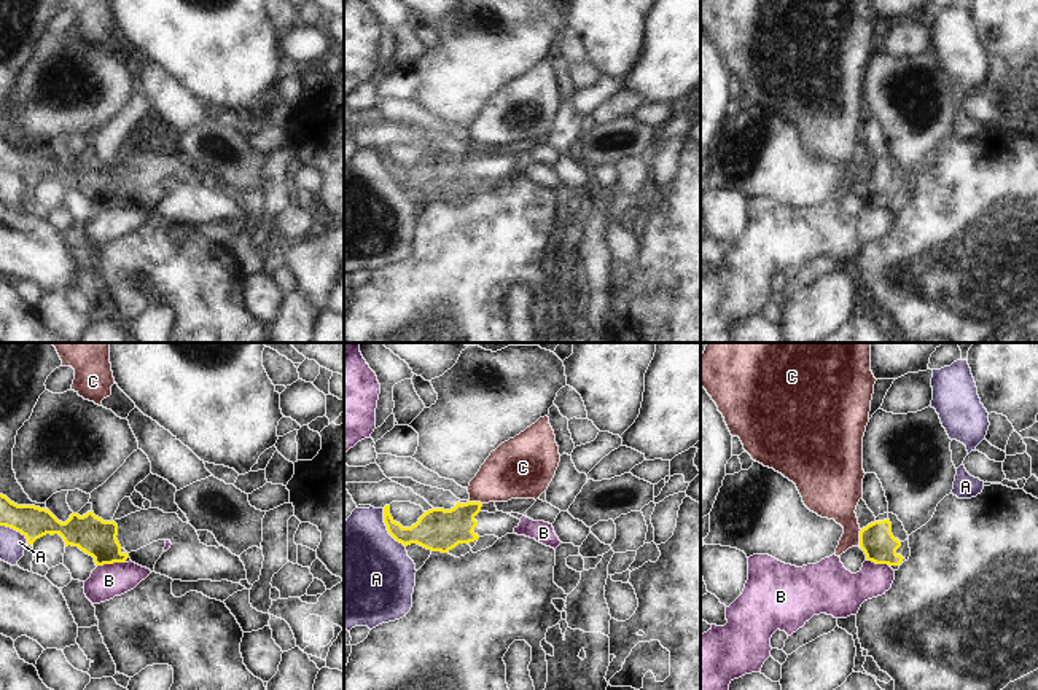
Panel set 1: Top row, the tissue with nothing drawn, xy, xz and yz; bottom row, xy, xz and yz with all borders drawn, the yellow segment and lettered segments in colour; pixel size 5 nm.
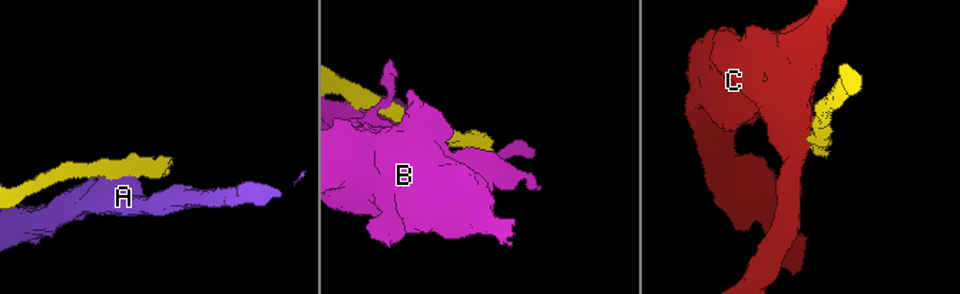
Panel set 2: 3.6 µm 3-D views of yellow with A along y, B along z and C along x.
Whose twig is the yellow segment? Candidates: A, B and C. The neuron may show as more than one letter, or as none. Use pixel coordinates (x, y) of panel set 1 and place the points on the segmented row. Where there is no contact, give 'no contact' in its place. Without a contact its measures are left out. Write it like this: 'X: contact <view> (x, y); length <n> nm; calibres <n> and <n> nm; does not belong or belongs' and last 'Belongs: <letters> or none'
A: contact xz (387, 529); length 240 nm; calibres 220 and 480 nm; does not belong
B: contact xy (110, 563); length 150 nm; calibres 190 and 170 nm; does not belong
C: contact yz (860, 537); length 90 nm; calibres 170 and 240 nm; does not belong
Belongs: none

